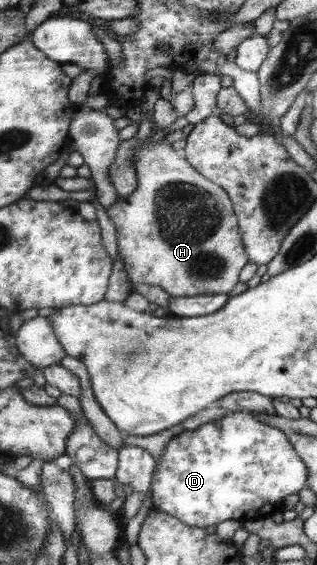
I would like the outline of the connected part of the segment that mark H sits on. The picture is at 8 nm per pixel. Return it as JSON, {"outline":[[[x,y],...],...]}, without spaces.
{"outline":[[[159,98],[153,106],[152,117],[154,123],[156,123],[156,126],[160,130],[158,130],[158,132],[152,130],[149,137],[144,137],[144,142],[138,146],[138,150],[132,152],[132,158],[130,158],[137,180],[137,187],[133,191],[130,191],[123,199],[117,199],[114,204],[111,204],[107,208],[107,214],[104,218],[106,223],[114,225],[114,229],[116,229],[117,252],[119,258],[121,258],[121,261],[123,262],[126,276],[131,285],[131,290],[134,292],[134,288],[137,284],[150,284],[152,286],[160,287],[172,297],[227,294],[227,292],[230,292],[230,289],[238,282],[238,272],[240,272],[242,266],[250,261],[244,250],[242,236],[239,235],[238,218],[234,215],[233,208],[231,207],[231,199],[223,187],[219,187],[211,180],[205,179],[199,171],[188,165],[188,162],[182,158],[181,152],[174,151],[171,148],[171,144],[168,144],[168,140],[166,140],[166,131],[177,119],[177,114],[172,109],[172,106],[168,105],[168,101]]]}

